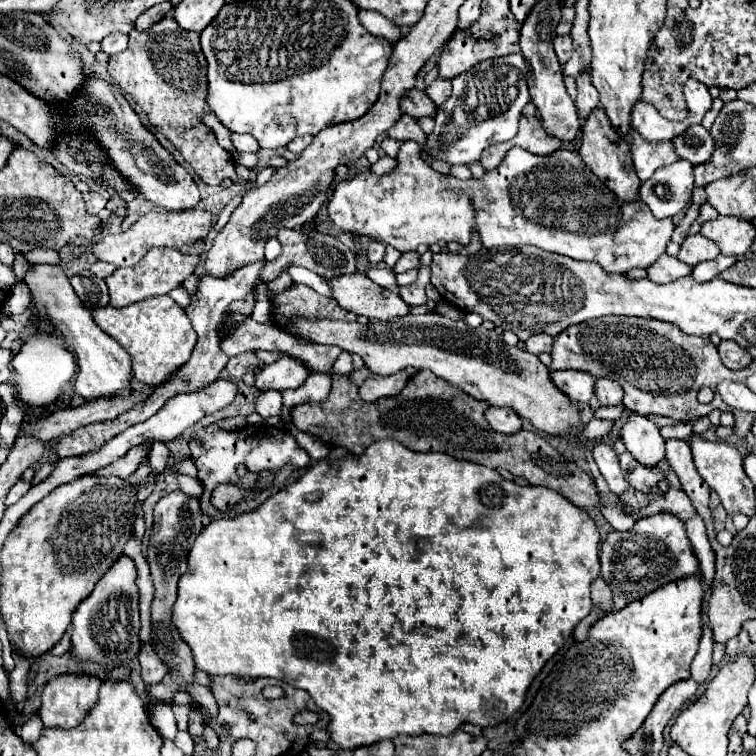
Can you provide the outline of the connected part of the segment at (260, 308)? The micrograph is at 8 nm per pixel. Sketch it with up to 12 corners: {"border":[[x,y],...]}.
{"border":[[267,283],[255,291],[253,319],[271,321],[271,301],[265,295]]}

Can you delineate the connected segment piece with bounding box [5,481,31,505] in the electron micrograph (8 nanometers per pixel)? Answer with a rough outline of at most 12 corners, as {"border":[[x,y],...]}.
{"border":[[17,481],[5,503],[17,503],[31,489],[29,481]]}

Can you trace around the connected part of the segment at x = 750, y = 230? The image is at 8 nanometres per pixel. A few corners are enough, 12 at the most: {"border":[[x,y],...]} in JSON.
{"border":[[719,215],[701,225],[723,255],[743,255],[755,227],[737,217]]}

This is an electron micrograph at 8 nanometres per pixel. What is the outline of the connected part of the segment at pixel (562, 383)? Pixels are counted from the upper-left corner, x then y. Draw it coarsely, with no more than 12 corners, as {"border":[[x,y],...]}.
{"border":[[553,371],[553,383],[573,403],[593,397],[595,379],[583,371]]}

